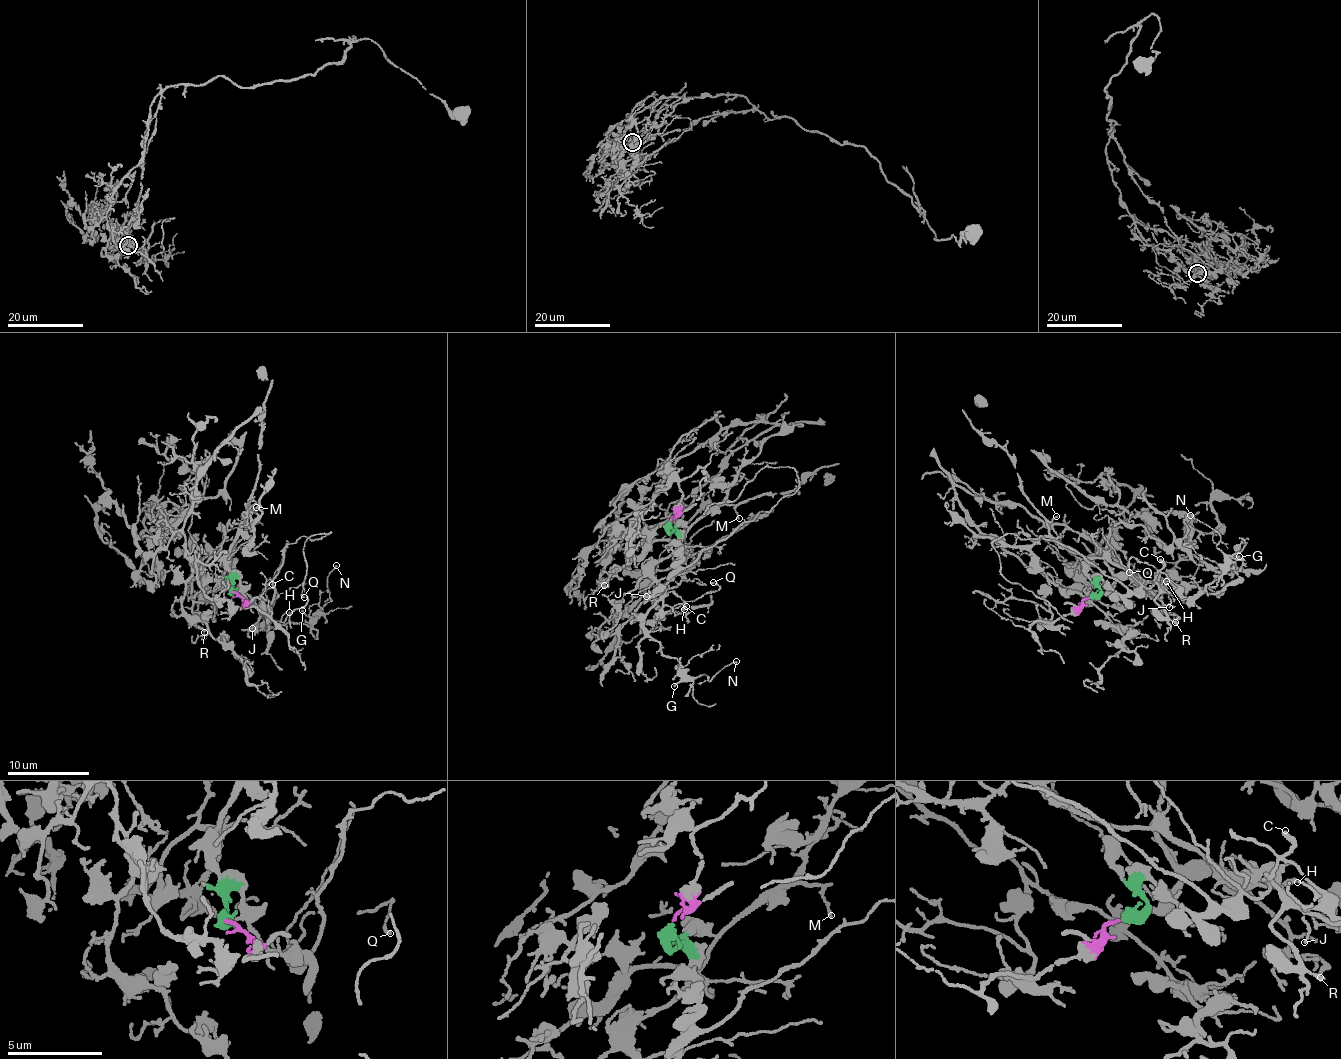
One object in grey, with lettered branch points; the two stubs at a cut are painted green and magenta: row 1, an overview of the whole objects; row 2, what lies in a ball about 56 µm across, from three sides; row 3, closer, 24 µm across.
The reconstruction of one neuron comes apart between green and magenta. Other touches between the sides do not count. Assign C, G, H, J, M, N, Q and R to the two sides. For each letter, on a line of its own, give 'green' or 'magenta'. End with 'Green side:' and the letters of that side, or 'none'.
C: green
G: green
H: green
J: green
M: green
N: green
Q: green
R: green
Green side: C, G, H, J, M, N, Q, R

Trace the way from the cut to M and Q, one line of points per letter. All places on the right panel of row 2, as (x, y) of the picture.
M: (1090, 597), (1099, 587), (1085, 573), (1085, 561), (1049, 532), (1048, 526), (1056, 515)
Q: (1090, 597), (1099, 591), (1096, 583), (1101, 580), (1116, 597), (1156, 581), (1153, 566), (1132, 558), (1129, 571)

